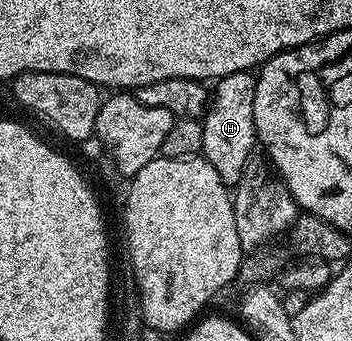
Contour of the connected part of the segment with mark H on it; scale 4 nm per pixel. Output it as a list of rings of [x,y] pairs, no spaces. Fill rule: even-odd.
[[[242,70],[218,79],[213,86],[213,97],[210,99],[207,113],[203,115],[203,153],[209,164],[217,171],[217,176],[228,186],[234,188],[245,172],[245,164],[252,161],[251,149],[256,149],[257,135],[253,120],[253,92],[256,75]]]

